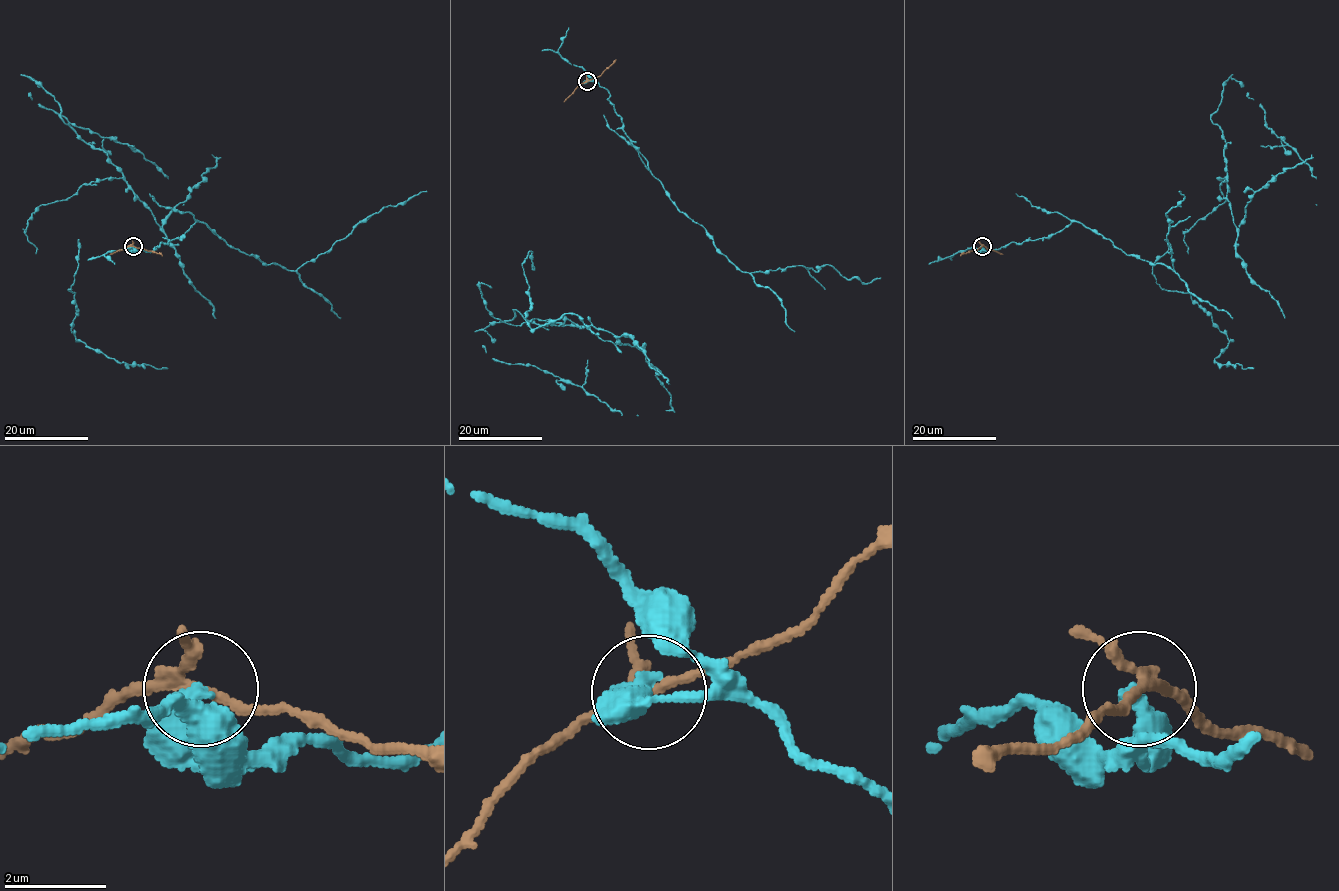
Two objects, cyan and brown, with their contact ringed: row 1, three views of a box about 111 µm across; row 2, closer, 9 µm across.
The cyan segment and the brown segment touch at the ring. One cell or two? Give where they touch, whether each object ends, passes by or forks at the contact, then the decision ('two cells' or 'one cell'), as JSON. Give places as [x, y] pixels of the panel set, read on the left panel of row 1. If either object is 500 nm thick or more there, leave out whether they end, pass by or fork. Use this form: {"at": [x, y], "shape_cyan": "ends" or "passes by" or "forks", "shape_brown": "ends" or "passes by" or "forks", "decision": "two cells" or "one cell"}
{"at": [133, 246], "decision": "two cells"}

